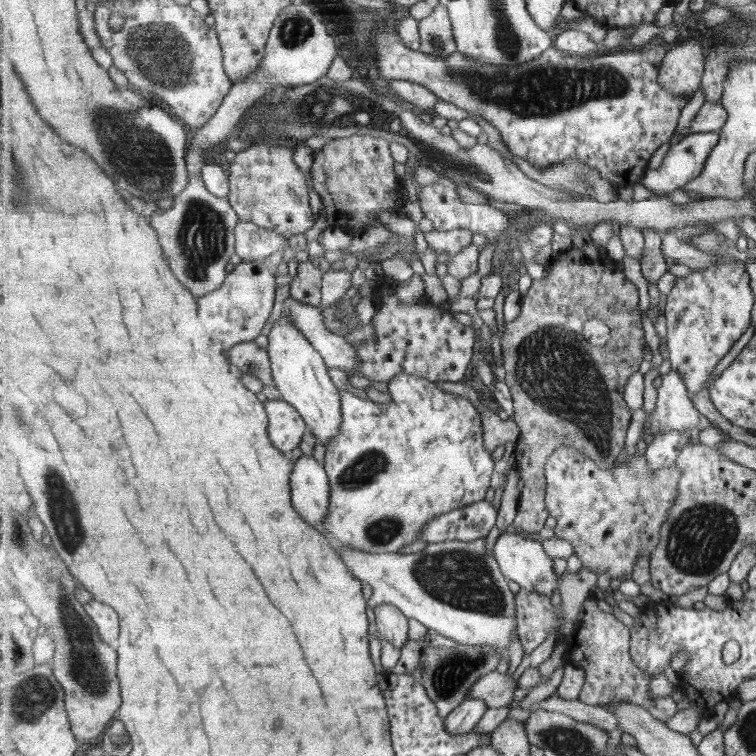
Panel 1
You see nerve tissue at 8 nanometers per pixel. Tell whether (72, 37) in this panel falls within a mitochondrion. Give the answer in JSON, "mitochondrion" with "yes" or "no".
{"mitochondrion":"no"}

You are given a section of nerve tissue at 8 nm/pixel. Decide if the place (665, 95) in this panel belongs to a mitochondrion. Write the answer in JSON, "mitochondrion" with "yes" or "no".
{"mitochondrion":"no"}

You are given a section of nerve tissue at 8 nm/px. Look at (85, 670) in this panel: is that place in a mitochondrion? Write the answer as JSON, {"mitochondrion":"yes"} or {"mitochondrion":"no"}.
{"mitochondrion":"yes"}

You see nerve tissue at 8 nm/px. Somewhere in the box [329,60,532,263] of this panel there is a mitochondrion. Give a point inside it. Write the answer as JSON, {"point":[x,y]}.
{"point":[451,163]}

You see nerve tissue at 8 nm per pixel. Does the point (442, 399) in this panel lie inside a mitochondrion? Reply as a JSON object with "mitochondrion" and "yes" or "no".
{"mitochondrion":"no"}

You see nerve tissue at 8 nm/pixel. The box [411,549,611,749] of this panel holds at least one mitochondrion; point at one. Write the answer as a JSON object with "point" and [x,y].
{"point":[448,675]}

